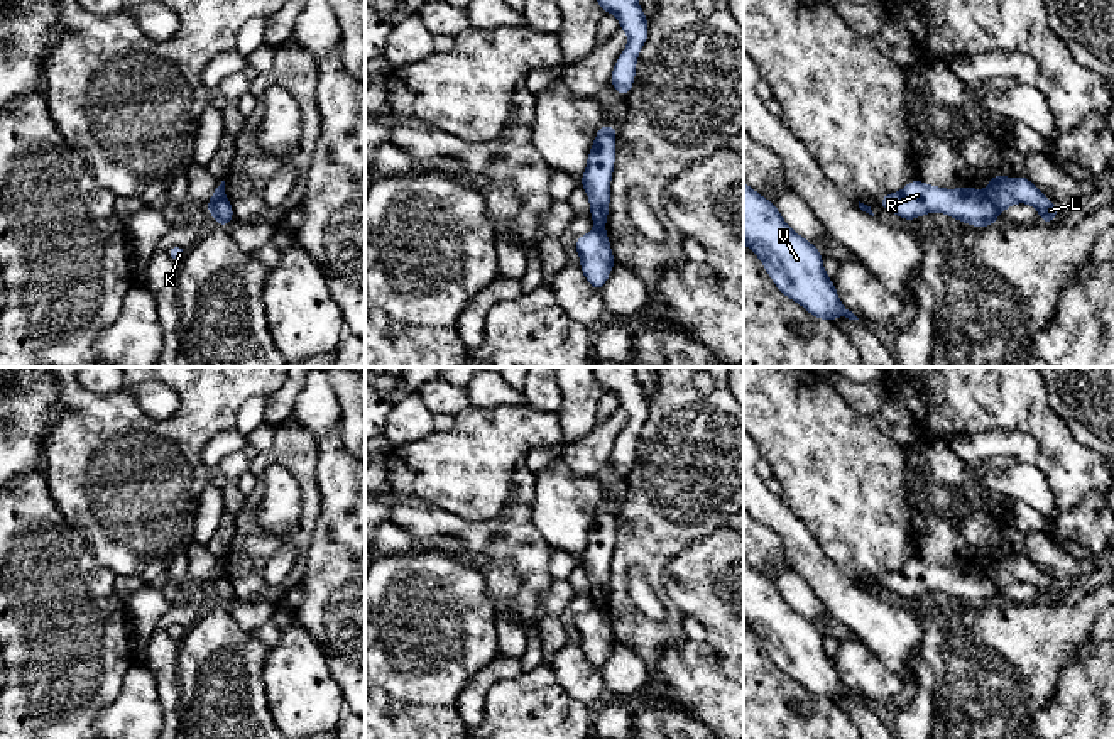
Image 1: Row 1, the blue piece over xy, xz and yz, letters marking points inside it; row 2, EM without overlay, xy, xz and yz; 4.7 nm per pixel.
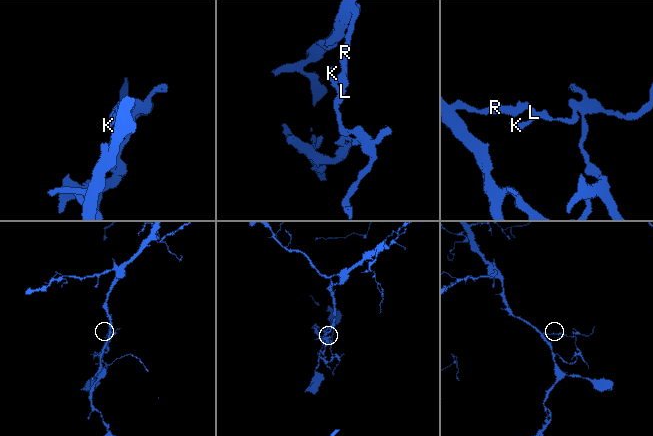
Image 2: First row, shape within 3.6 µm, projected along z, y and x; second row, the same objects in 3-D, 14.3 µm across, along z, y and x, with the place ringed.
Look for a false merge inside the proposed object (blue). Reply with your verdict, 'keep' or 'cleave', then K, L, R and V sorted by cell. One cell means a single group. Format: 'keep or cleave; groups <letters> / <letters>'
cleave; groups K L / R V

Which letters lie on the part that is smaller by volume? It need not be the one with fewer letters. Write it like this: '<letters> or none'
K, L

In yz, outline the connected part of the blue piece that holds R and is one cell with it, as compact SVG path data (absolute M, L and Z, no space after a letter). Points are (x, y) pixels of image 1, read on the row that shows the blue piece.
M911 179L901 191L879 198L881 206L901 216L916 220L926 213L947 213L975 228L991 227L997 222L999 211L984 191L972 186L945 189Z

